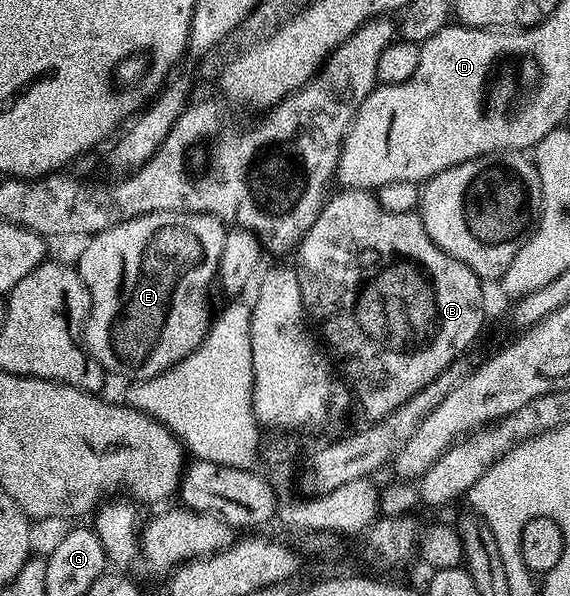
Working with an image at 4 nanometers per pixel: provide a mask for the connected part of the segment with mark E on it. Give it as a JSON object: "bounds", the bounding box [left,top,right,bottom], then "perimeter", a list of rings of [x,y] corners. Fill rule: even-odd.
{"bounds":[76,212,227,380],"perimeter":[[[152,212],[140,216],[136,220],[128,220],[124,224],[116,224],[104,232],[93,235],[90,242],[82,250],[82,255],[76,261],[78,275],[84,280],[84,284],[90,293],[90,316],[84,327],[84,341],[90,356],[101,364],[103,371],[119,374],[125,380],[137,380],[151,378],[168,368],[172,368],[180,360],[184,360],[206,338],[206,332],[210,329],[212,313],[210,314],[210,286],[215,285],[220,264],[220,252],[224,252],[224,240],[227,227],[222,219],[211,214],[185,214],[184,212]]]}

